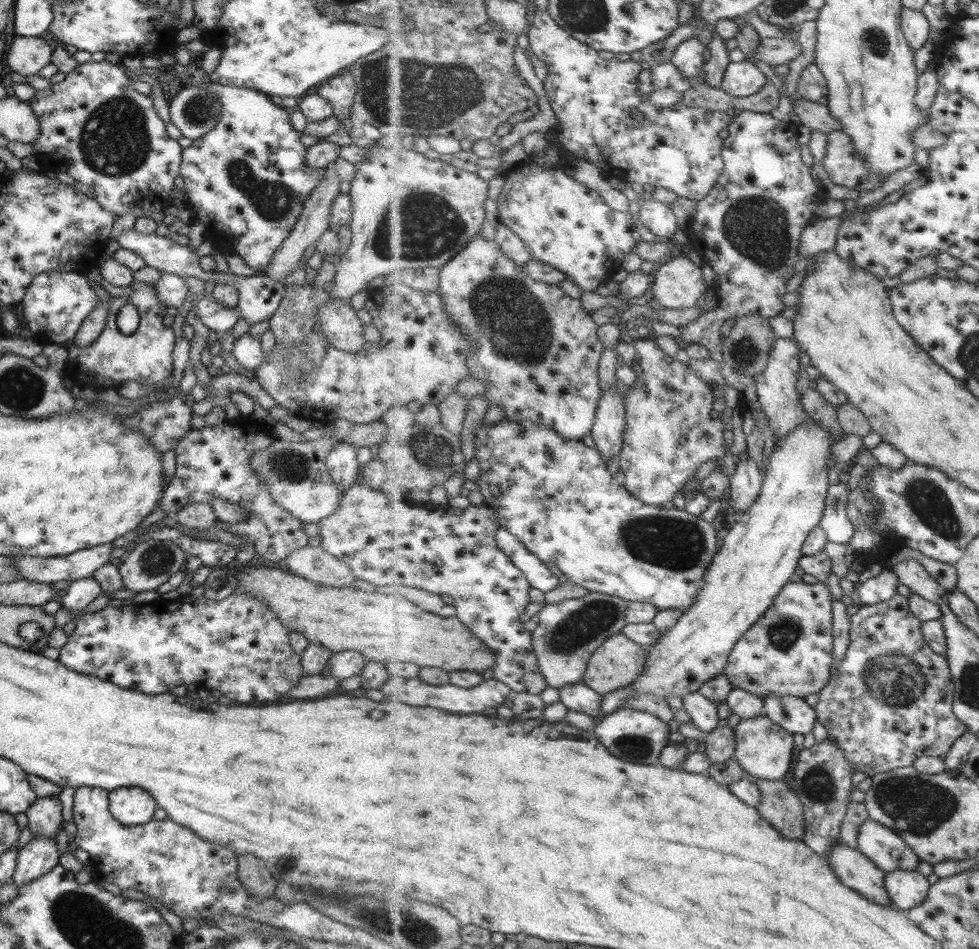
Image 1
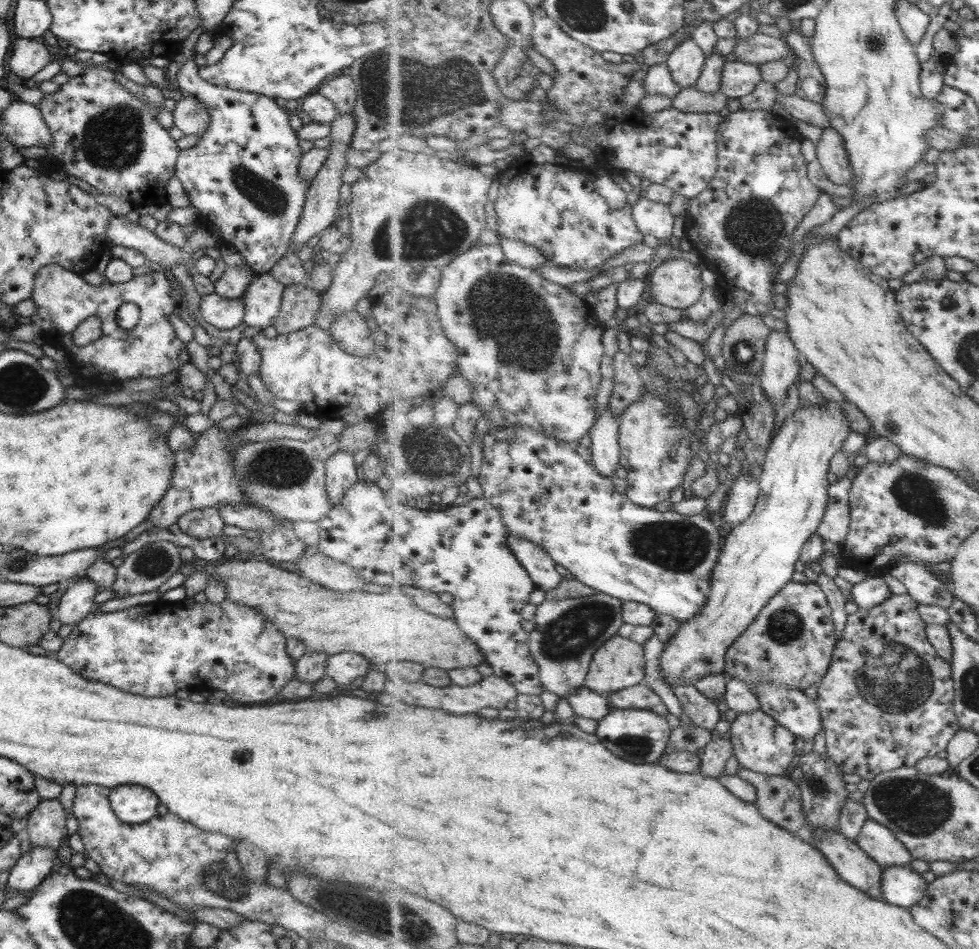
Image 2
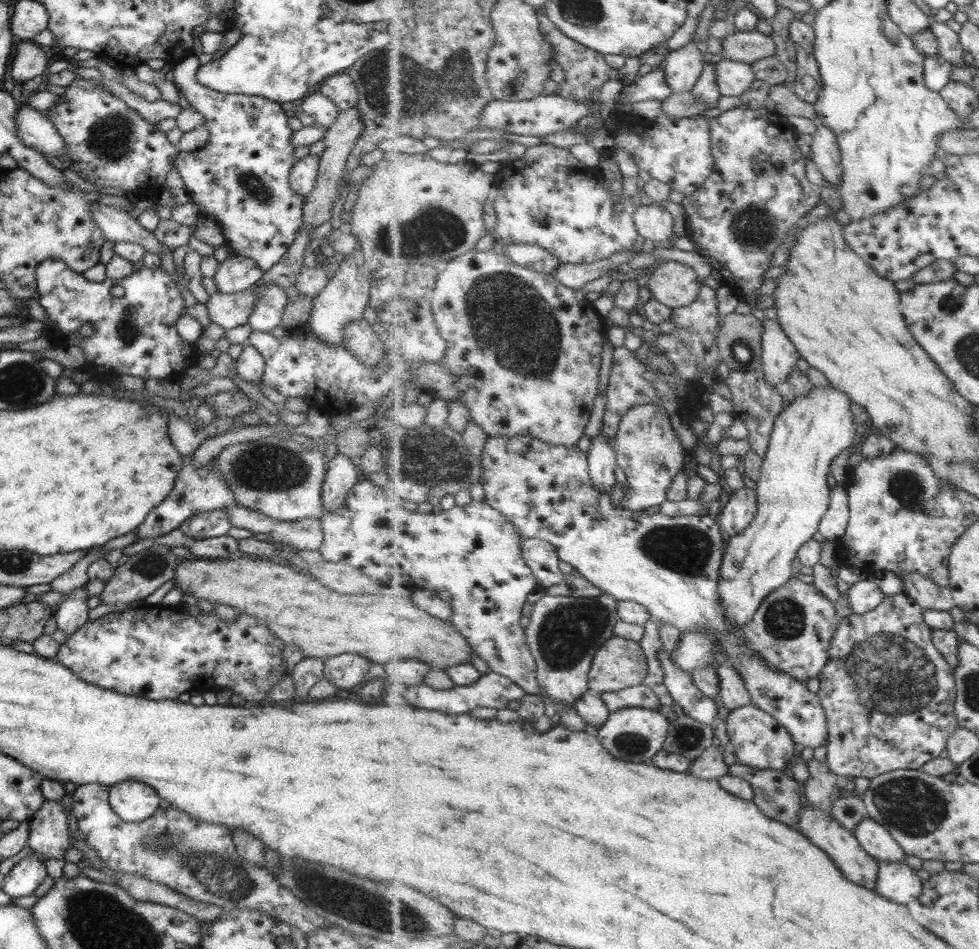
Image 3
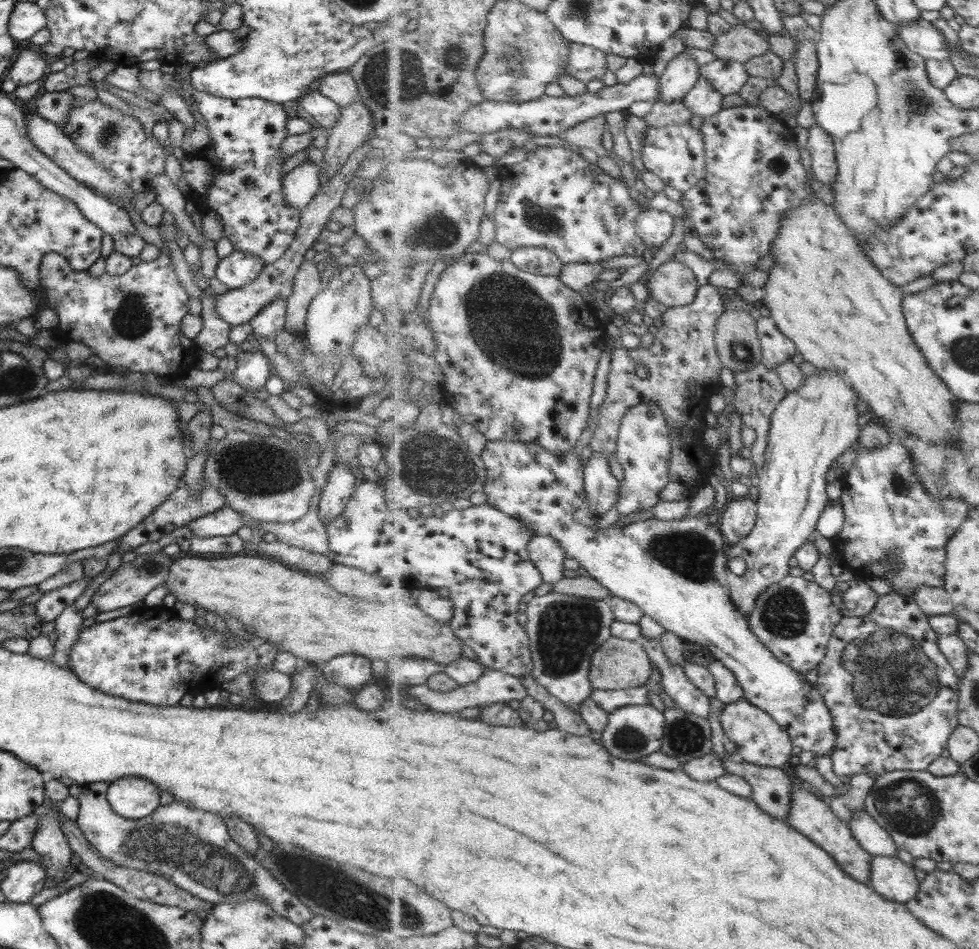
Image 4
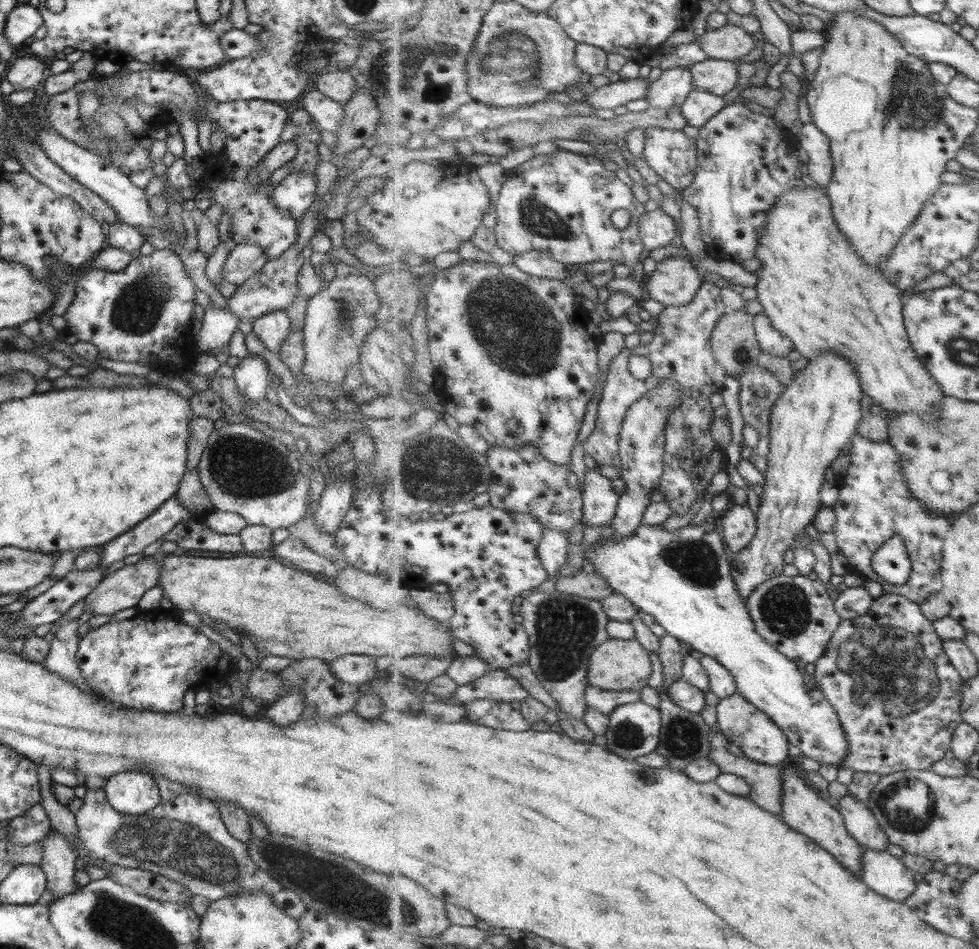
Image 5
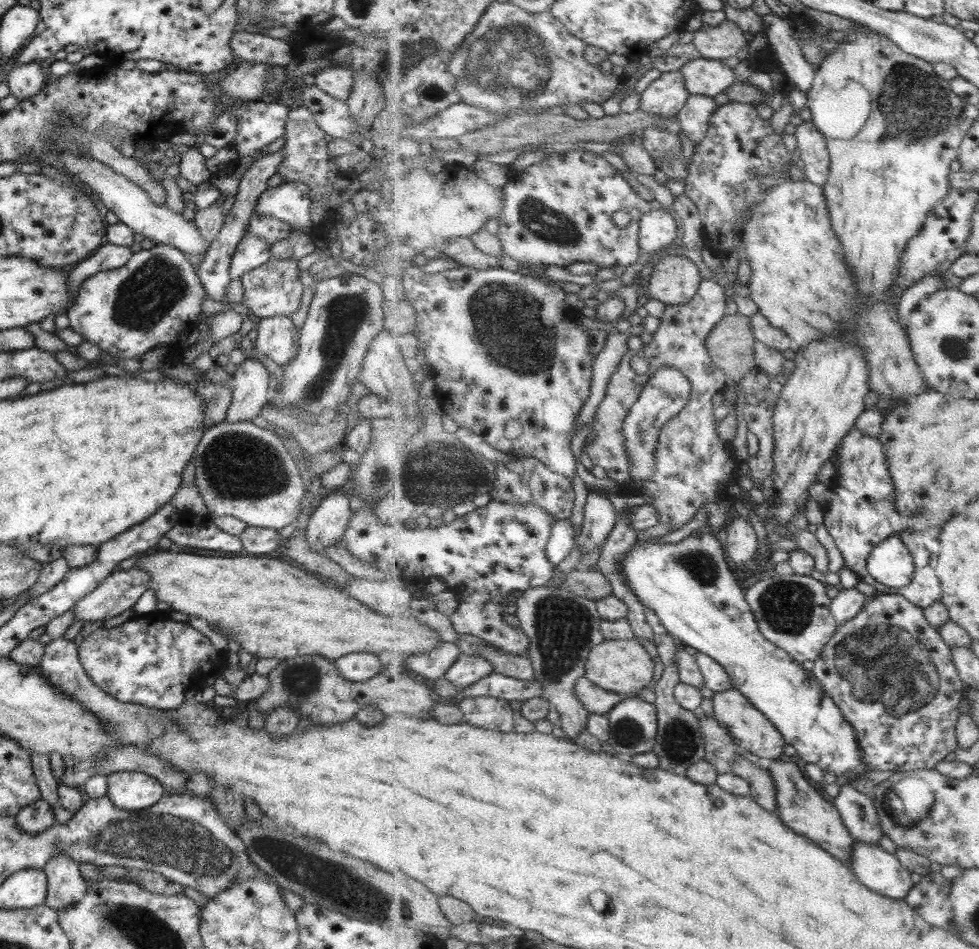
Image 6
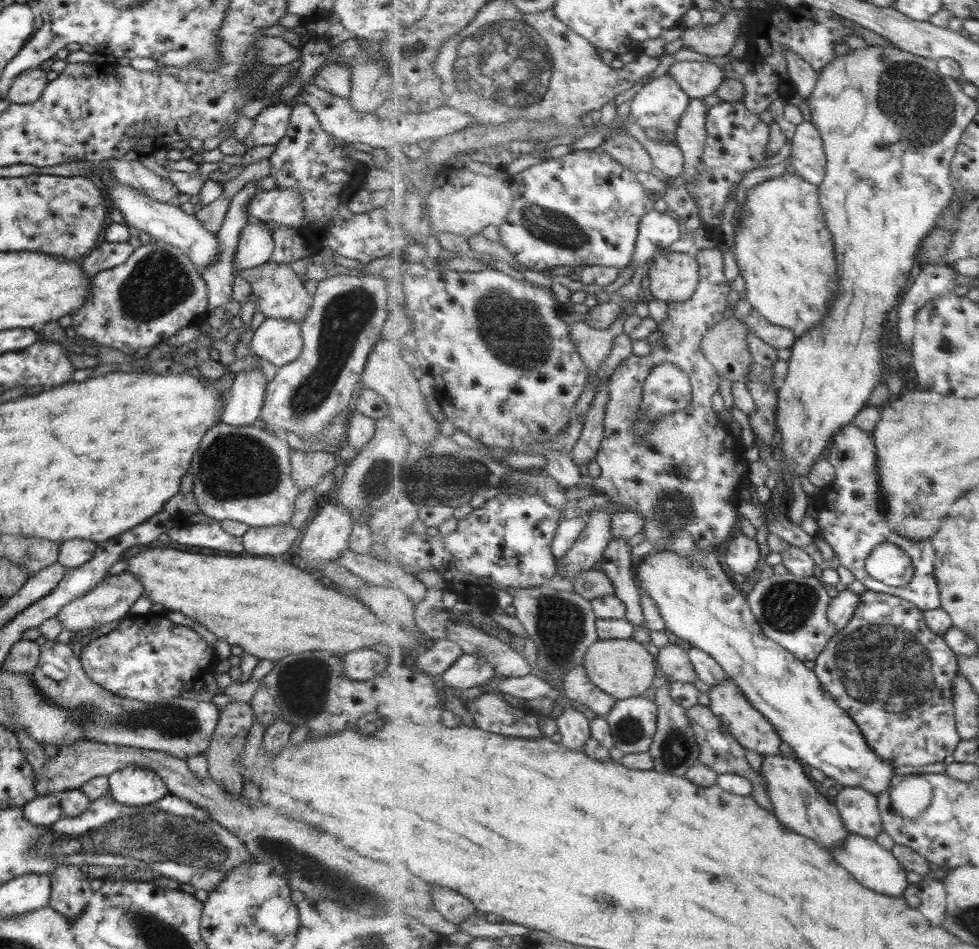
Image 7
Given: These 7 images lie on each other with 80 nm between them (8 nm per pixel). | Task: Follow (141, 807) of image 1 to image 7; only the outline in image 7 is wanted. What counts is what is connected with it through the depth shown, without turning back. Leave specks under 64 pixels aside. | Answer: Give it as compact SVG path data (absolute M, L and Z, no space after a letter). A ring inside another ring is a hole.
M132 766L116 770L108 776L107 792L123 806L145 806L169 793L153 770Z

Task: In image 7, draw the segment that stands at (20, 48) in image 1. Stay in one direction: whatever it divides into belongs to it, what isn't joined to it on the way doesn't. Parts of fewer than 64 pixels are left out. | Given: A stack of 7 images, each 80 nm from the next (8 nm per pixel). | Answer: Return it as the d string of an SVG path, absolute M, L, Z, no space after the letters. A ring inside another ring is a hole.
M38 66L16 74L6 90L6 100L18 105L35 102L47 82L45 75Z

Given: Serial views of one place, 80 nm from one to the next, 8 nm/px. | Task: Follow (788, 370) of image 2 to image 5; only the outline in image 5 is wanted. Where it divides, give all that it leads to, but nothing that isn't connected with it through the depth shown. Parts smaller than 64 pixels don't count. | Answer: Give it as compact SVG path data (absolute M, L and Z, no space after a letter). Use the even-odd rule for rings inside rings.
M763 312L754 318L757 340L767 354L777 357L787 357L795 348L794 342L772 325L772 320Z

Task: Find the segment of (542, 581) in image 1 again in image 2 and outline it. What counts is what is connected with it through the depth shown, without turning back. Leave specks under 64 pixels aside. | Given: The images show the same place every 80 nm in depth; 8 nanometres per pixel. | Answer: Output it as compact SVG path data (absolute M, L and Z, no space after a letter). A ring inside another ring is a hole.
M515 535L508 536L508 545L532 575L537 589L548 591L557 588L565 576L555 570L556 562L540 545Z

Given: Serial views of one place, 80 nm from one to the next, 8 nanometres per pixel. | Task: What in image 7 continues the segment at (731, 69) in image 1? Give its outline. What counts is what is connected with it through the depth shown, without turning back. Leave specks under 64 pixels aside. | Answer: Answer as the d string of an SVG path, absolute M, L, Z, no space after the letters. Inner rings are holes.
M710 61L675 62L666 74L677 80L692 99L716 94L727 77L723 67Z

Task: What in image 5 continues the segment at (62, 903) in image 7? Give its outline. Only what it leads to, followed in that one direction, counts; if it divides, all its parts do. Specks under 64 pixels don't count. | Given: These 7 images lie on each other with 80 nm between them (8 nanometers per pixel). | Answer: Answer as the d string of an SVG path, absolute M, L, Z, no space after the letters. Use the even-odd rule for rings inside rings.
M53 827L40 842L43 850L38 866L46 878L46 889L55 894L48 903L51 904L79 888L73 884L76 854Z

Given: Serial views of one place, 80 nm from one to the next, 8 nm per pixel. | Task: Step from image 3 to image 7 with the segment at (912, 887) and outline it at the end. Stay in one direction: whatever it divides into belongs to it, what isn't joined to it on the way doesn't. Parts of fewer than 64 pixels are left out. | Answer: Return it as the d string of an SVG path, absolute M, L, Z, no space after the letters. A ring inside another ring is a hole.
M851 832L847 841L843 841L841 847L833 847L829 851L837 862L843 866L860 884L875 890L881 894L903 897L905 890L908 890L909 880L907 871L901 866L899 860L892 852L885 850L875 839L869 839Z

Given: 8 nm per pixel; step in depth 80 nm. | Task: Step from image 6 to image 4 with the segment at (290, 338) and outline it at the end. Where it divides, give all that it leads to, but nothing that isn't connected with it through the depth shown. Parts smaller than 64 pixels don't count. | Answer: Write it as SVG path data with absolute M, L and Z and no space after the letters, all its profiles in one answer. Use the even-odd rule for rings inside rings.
M273 299L249 320L253 335L273 339L276 332L283 329L285 320L285 299Z

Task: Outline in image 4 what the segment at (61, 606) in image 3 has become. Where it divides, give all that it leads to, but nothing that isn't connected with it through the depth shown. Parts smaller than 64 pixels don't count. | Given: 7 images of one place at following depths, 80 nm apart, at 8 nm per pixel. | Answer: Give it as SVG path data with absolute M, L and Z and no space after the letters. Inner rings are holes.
M73 603L67 605L52 620L54 631L57 634L57 641L53 644L54 651L49 662L61 668L68 668L68 650L73 646L73 642L77 640L78 632L83 628L81 611L75 608Z

